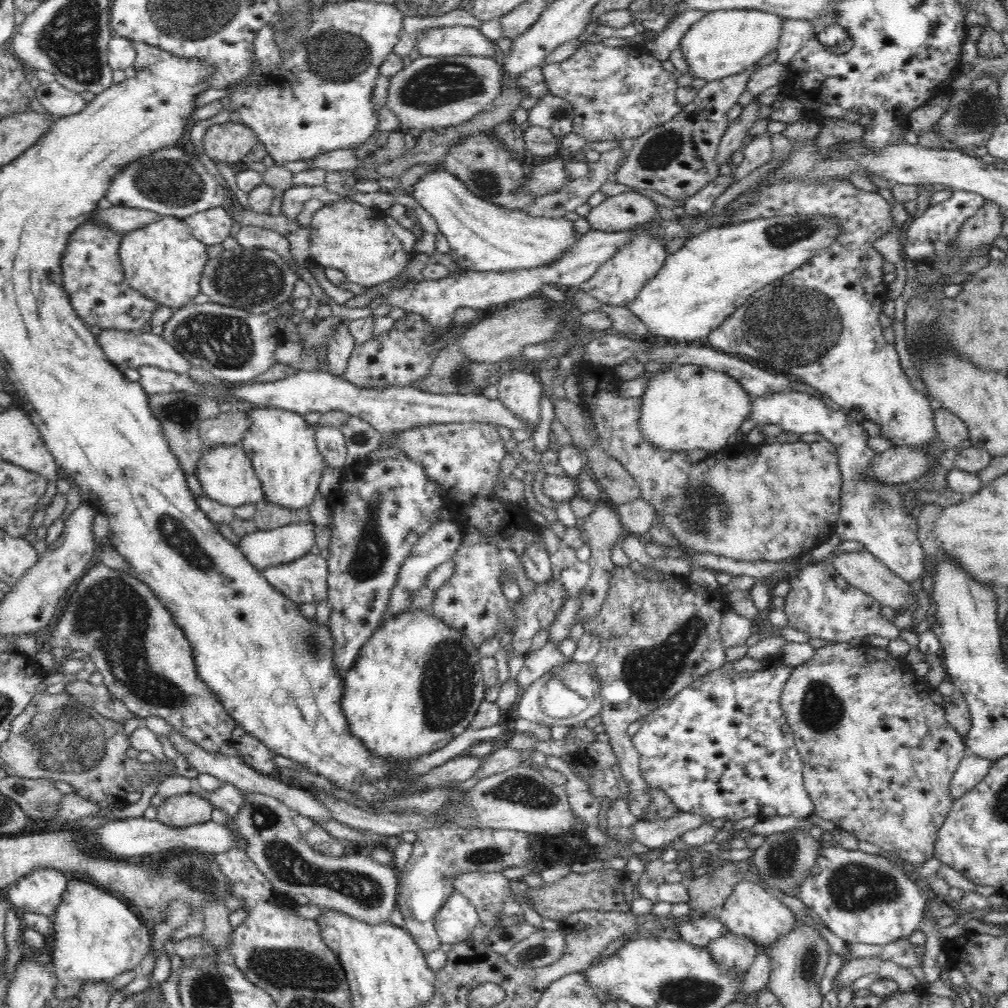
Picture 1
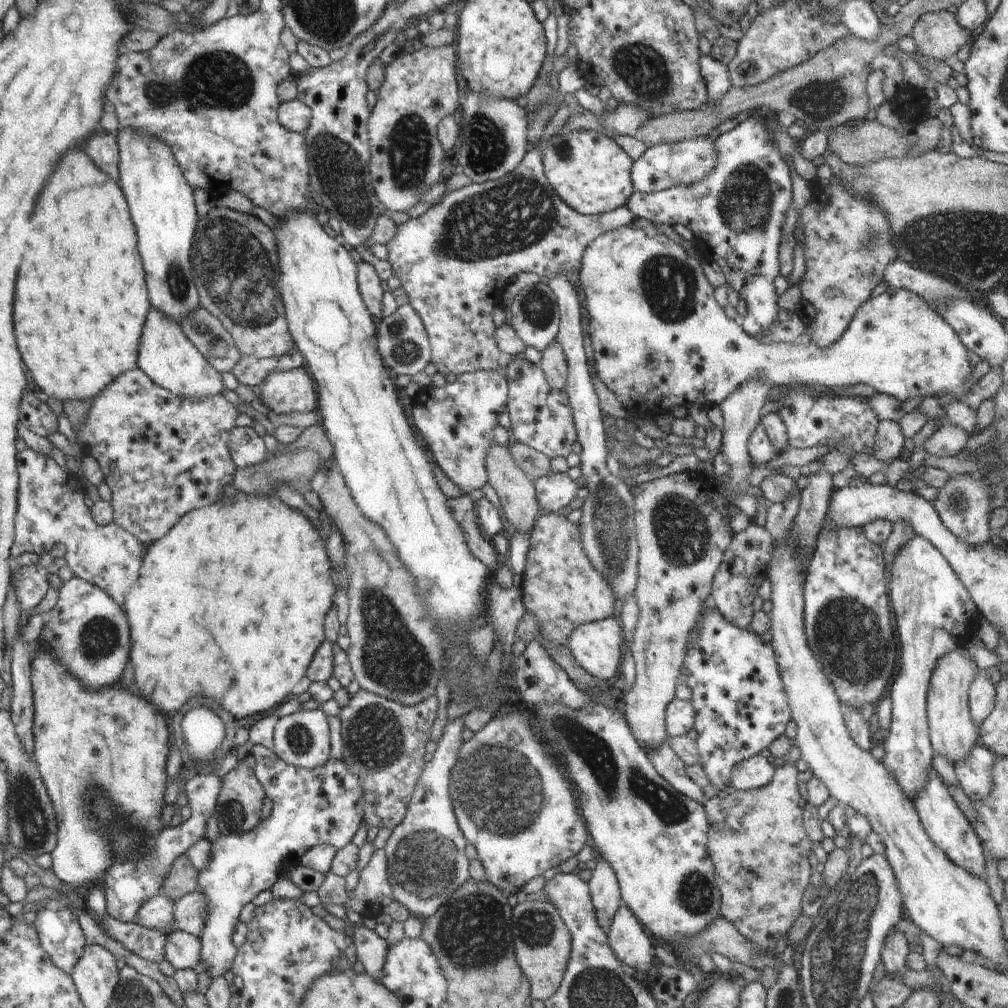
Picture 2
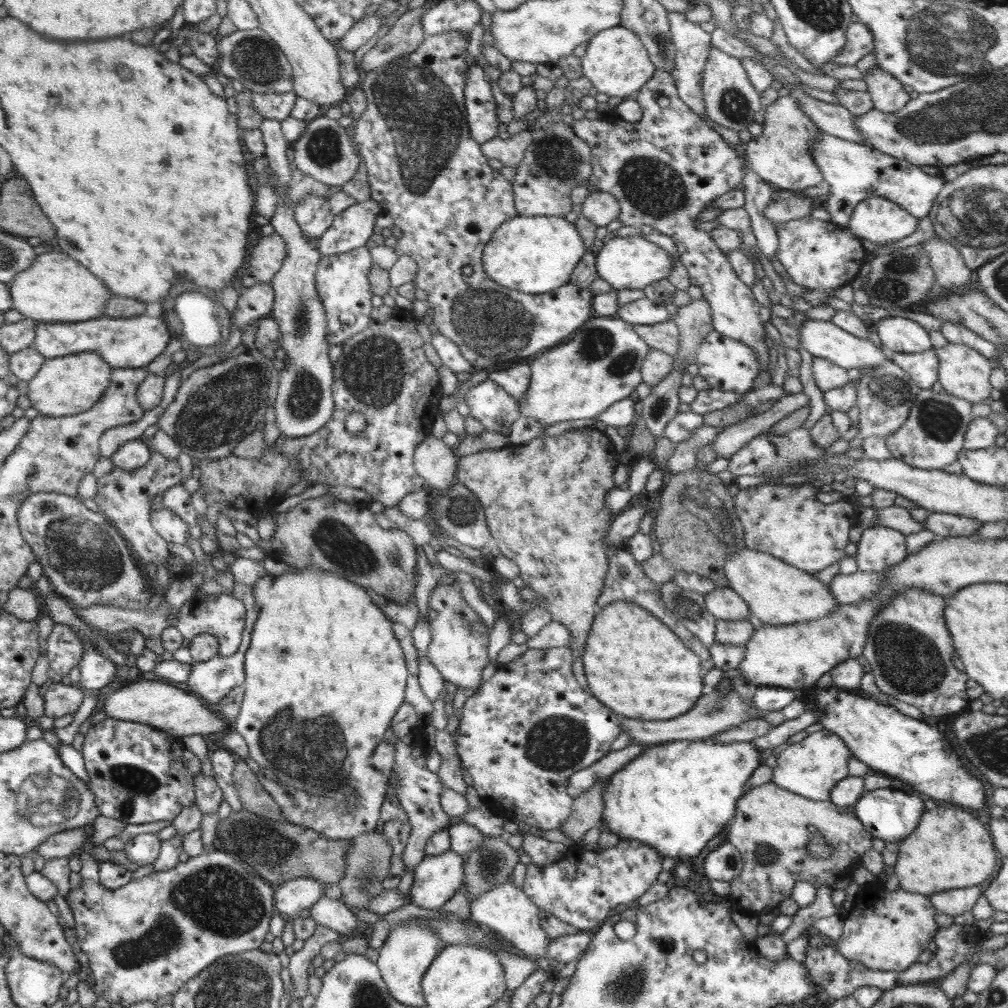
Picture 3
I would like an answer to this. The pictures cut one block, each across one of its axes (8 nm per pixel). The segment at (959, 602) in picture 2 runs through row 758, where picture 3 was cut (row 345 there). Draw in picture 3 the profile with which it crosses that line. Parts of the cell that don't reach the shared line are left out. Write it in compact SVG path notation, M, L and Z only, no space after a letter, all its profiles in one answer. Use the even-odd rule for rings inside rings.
M889 316L873 322L872 327L890 353L914 354L934 348L929 332L914 320Z

